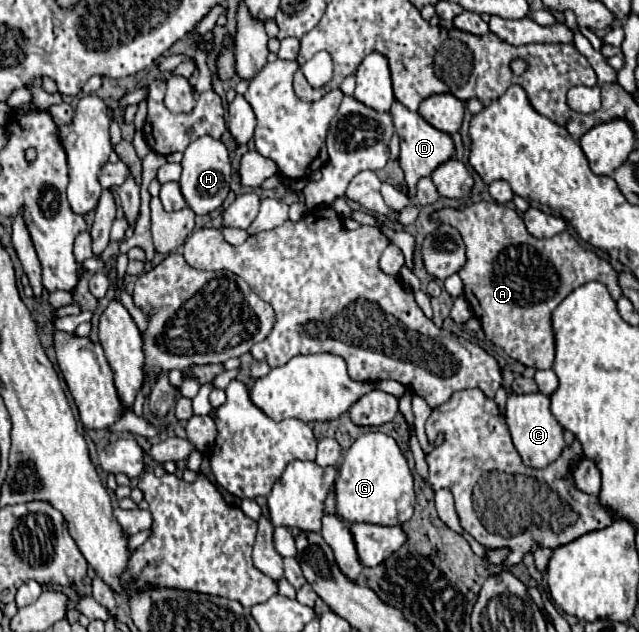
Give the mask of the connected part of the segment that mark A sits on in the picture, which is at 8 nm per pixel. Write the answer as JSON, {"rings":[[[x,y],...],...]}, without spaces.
{"rings":[[[477,202],[463,210],[443,208],[433,212],[429,218],[439,220],[443,224],[451,224],[461,232],[463,242],[467,246],[467,262],[459,270],[459,276],[465,284],[465,298],[469,300],[475,316],[481,320],[485,336],[493,344],[501,346],[511,358],[519,360],[525,366],[537,370],[547,370],[553,366],[555,334],[551,326],[551,314],[575,288],[595,280],[605,284],[615,300],[621,296],[617,272],[607,260],[599,258],[591,250],[585,250],[569,232],[561,232],[547,240],[539,240],[531,236],[523,224],[523,218],[513,208],[507,208],[497,202]]]}

